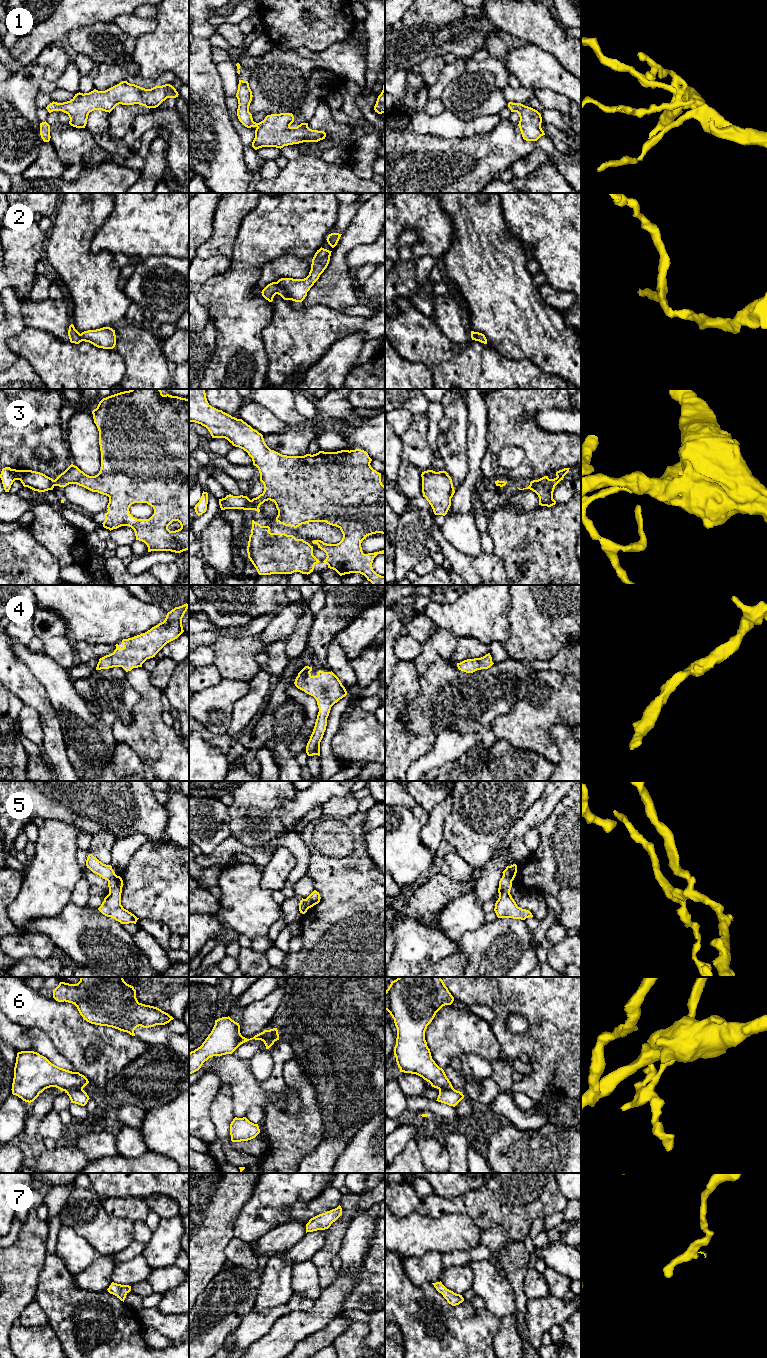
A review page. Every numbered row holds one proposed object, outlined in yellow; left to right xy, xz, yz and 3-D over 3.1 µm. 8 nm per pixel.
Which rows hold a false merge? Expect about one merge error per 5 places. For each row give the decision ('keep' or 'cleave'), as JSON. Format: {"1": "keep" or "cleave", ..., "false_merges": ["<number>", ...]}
{"1": "keep", "2": "keep", "3": "cleave", "4": "keep", "5": "cleave", "6": "cleave", "7": "keep", "false_merges": ["3", "5", "6"]}

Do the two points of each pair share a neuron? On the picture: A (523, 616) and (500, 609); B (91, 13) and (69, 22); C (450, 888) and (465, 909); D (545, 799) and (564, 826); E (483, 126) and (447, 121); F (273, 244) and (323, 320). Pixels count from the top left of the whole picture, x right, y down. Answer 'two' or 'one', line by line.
A: two
B: one
C: two
D: two
E: one
F: two

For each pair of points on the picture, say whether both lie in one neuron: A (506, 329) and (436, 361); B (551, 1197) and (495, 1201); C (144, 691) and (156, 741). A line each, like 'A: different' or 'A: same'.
A: different
B: same
C: same

